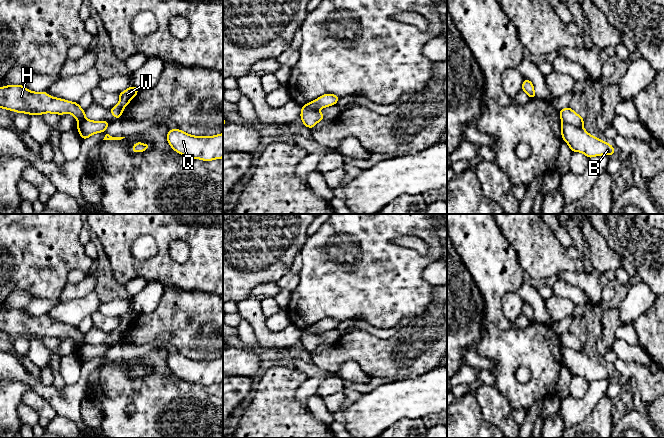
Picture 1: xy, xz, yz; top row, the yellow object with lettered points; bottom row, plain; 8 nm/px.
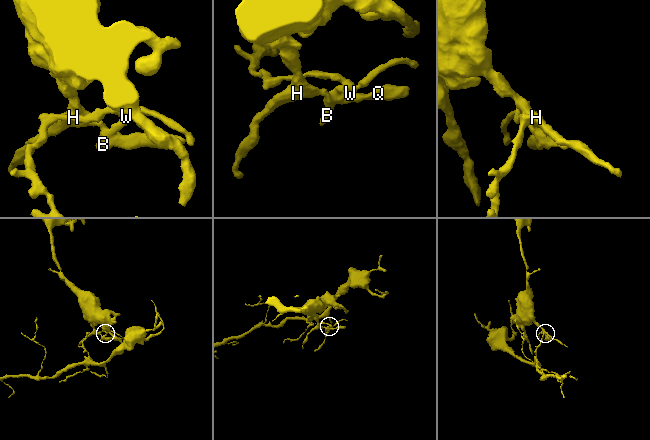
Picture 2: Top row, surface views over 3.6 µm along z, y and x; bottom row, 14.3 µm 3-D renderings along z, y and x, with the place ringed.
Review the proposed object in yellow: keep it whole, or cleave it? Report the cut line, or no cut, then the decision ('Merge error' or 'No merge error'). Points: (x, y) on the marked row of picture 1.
Split along yz (561, 121), (582, 127). Merge error

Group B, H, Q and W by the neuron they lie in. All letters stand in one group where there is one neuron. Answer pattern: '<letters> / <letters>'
B W / H Q

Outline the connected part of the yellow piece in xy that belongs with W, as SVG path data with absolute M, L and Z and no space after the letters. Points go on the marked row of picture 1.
M132 85L130 88L119 93L119 104L110 108L111 114L116 119L122 116L123 109L138 94L138 89Z

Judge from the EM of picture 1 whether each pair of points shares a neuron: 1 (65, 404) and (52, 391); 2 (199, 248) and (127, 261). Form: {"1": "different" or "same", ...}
{"1": "same", "2": "same"}

